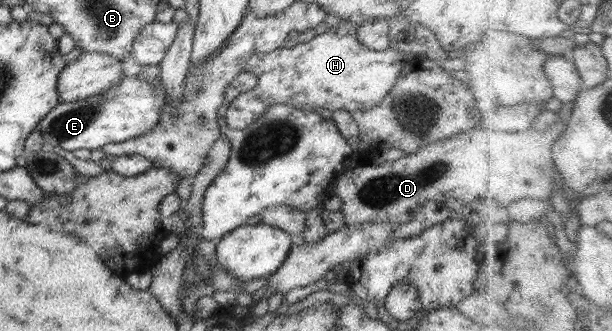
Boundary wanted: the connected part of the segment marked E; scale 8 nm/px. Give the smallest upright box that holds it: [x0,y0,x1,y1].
[40,75,167,152]

